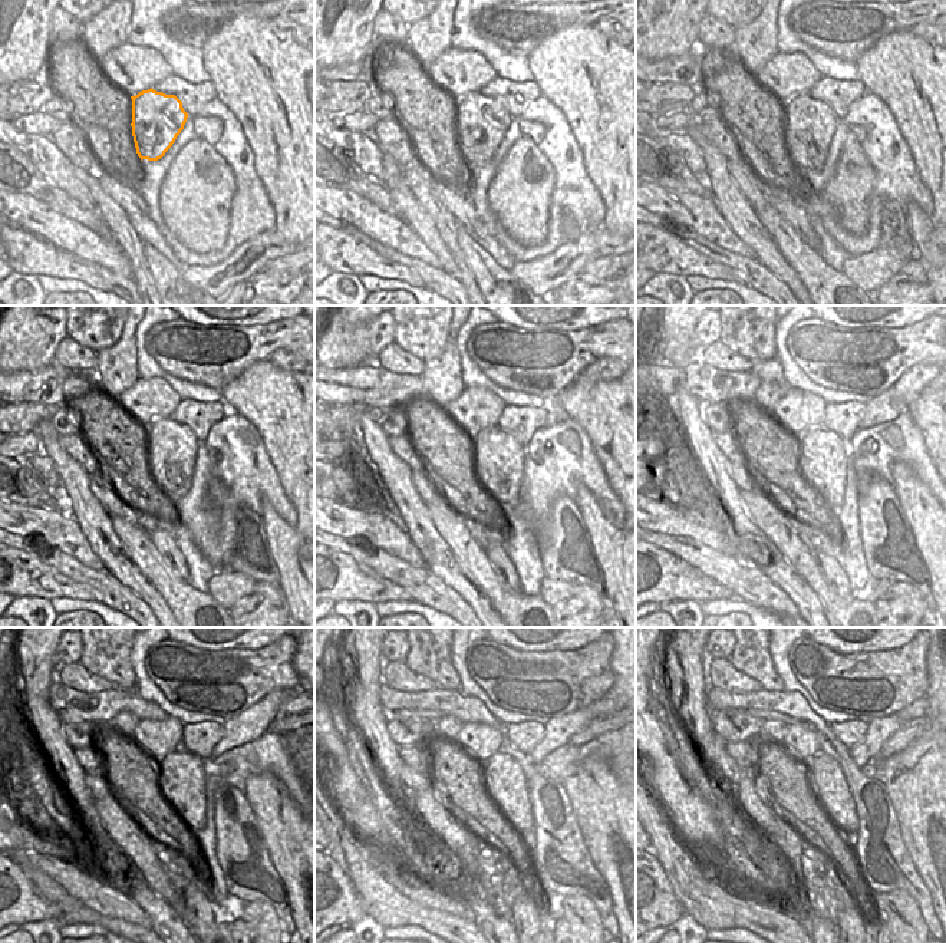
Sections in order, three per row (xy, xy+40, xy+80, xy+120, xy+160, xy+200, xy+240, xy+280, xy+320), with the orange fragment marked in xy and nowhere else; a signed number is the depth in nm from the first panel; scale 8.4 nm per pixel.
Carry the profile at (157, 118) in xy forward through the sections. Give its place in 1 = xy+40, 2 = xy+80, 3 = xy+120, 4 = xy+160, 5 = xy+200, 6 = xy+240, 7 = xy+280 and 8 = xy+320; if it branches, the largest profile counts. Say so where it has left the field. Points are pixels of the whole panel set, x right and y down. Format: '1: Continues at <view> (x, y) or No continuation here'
1: Continues at xy+40 (483, 122)
2: Continues at xy+80 (811, 124)
3: Continues at xy+120 (172, 447)
4: Continues at xy+160 (498, 460)
5: Continues at xy+200 (824, 455)
6: Continues at xy+240 (183, 774)
7: Continues at xy+280 (506, 782)
8: Continues at xy+320 (829, 782).

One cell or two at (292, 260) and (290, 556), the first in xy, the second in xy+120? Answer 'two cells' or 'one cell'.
two cells

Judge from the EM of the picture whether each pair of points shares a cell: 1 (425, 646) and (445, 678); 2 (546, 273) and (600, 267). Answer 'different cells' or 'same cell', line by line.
1: same cell
2: different cells

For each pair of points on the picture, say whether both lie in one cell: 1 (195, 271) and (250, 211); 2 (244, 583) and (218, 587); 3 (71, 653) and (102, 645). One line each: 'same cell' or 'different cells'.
1: different cells
2: same cell
3: different cells

